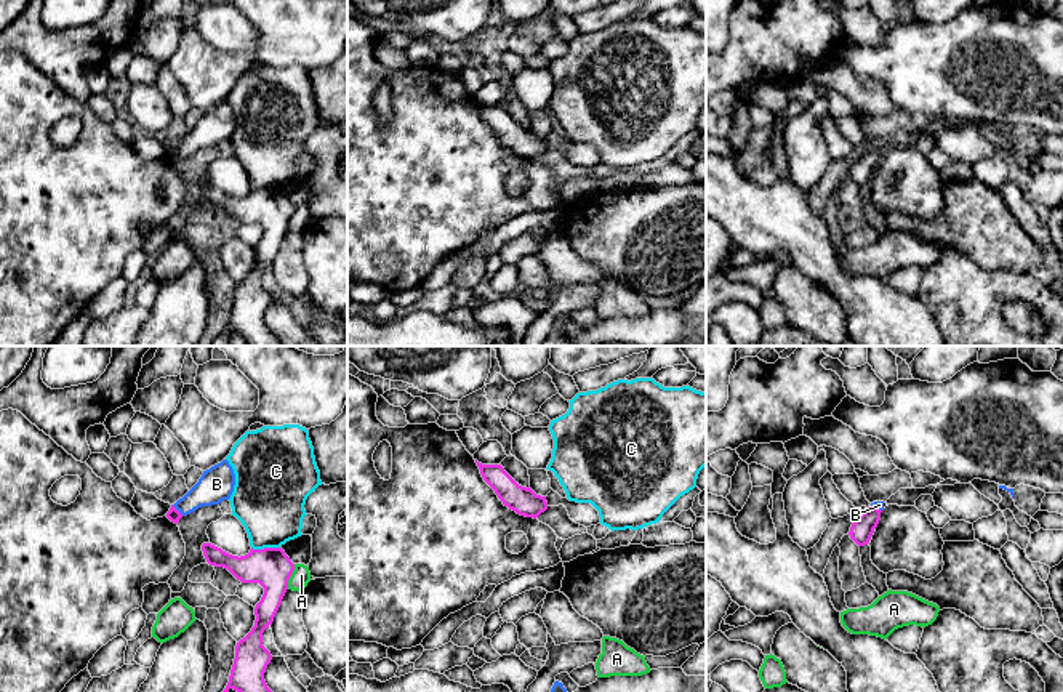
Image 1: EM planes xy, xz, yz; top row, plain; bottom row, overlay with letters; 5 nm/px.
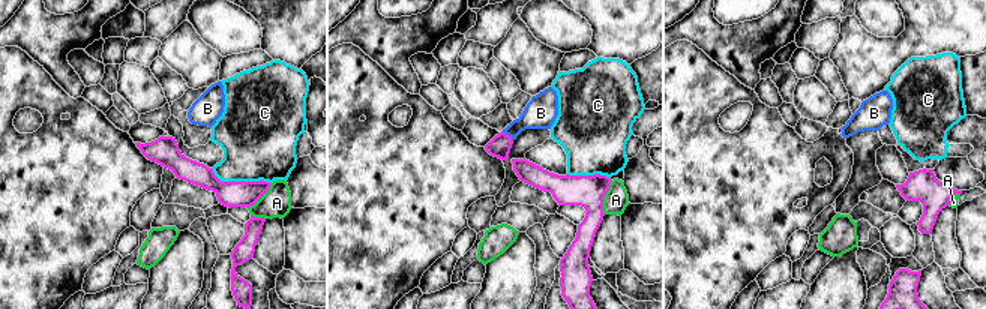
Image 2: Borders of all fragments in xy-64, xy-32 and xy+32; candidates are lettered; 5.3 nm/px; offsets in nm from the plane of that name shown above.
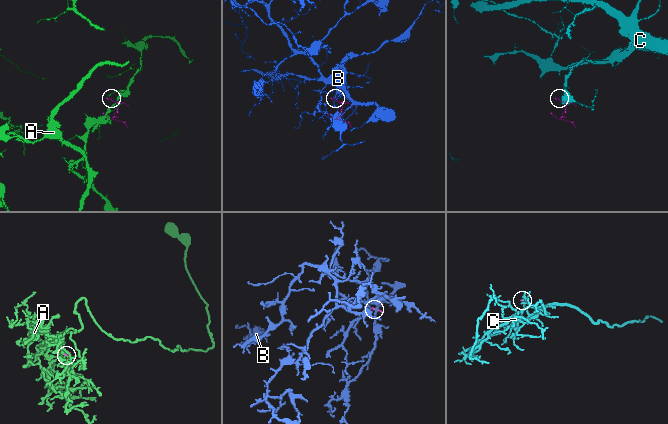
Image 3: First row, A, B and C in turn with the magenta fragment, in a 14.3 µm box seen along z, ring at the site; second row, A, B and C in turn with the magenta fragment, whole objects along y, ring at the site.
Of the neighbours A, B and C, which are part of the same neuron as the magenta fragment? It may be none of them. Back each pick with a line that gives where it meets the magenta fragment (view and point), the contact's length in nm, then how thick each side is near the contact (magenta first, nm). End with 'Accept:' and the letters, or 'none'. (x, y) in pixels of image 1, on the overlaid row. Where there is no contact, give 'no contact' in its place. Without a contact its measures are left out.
B: xy (176, 510) | 80 nm | 70/180 nm
Accept: B

